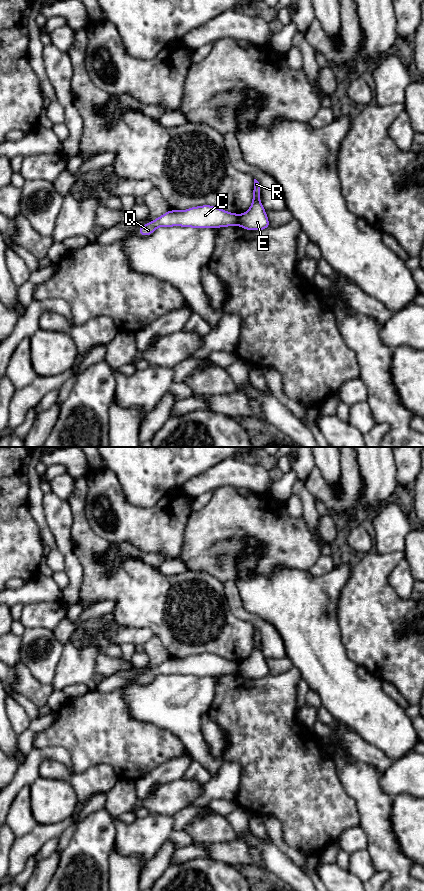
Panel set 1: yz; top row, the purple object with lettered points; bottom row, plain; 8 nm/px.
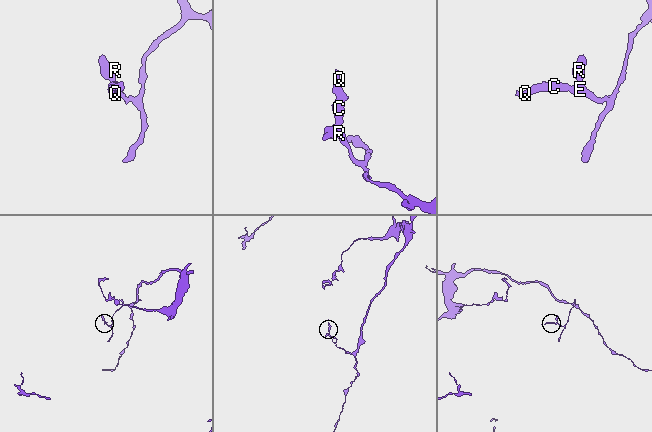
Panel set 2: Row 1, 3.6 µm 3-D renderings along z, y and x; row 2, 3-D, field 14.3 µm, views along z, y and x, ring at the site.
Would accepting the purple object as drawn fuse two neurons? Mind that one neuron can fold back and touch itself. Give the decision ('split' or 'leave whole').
split

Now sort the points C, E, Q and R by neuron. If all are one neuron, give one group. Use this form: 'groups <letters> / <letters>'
groups C Q / E R

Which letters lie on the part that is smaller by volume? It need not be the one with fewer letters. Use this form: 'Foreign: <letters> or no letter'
Foreign: C, Q

